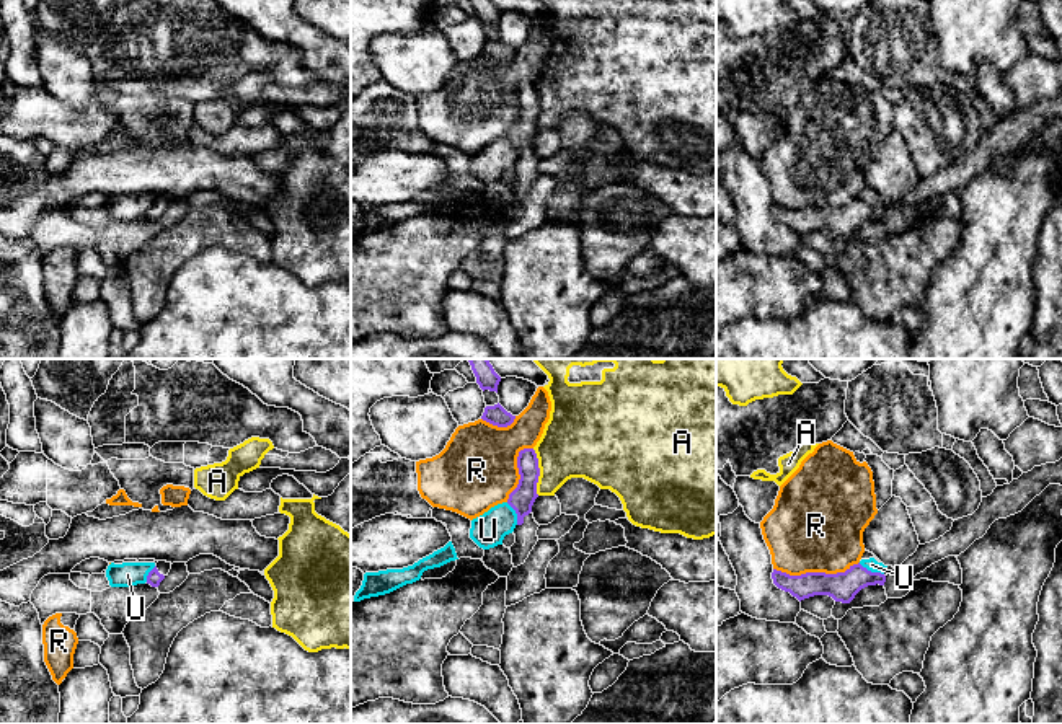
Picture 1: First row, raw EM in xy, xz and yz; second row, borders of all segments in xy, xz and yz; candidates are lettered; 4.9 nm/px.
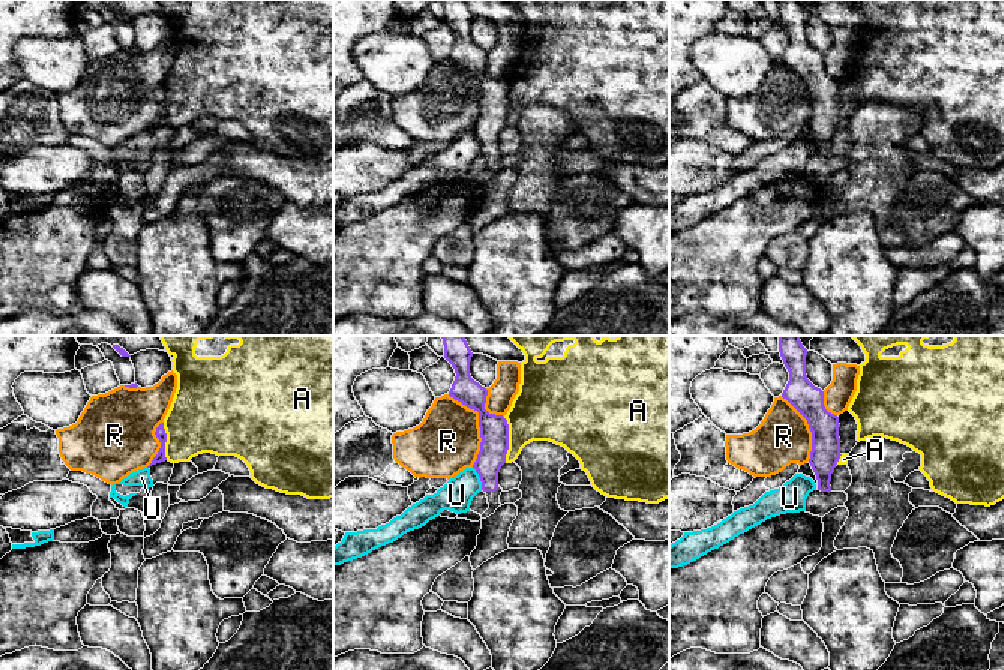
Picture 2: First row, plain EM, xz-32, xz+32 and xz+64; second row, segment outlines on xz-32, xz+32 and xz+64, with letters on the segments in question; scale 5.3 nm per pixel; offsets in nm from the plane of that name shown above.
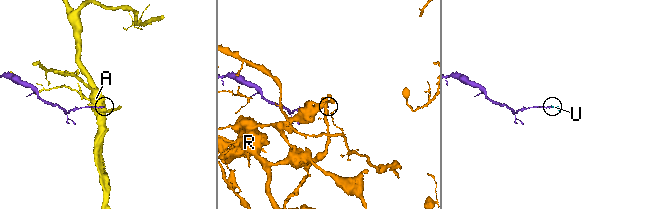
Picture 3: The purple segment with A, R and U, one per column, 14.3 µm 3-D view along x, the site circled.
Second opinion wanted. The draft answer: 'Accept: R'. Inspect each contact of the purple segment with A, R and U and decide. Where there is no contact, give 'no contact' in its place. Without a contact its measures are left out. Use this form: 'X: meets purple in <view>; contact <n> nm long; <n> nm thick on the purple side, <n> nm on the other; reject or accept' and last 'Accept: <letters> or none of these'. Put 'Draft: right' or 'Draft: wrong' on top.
Draft: wrong
A: meets purple in xz; contact 240 nm long; 120 nm thick on the purple side, 360 nm on the other; reject
R: meets purple in yz; contact 420 nm long; 140 nm thick on the purple side, 460 nm on the other; reject
U: meets purple in yz; contact 140 nm long; 140 nm thick on the purple side, 70 nm on the other; reject
Accept: none of these

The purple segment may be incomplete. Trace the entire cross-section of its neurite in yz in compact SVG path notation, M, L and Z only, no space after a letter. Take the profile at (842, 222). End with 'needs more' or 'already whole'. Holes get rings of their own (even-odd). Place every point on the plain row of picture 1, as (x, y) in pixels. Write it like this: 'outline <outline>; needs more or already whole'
outline M860 197L837 209L806 207L801 210L790 210L773 204L772 214L778 223L790 227L799 236L814 230L829 230L842 238L850 238L855 230L868 220L884 220L886 217L884 209L871 207Z; already whole

